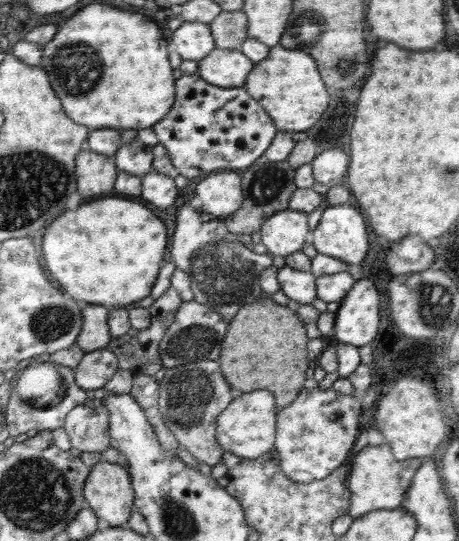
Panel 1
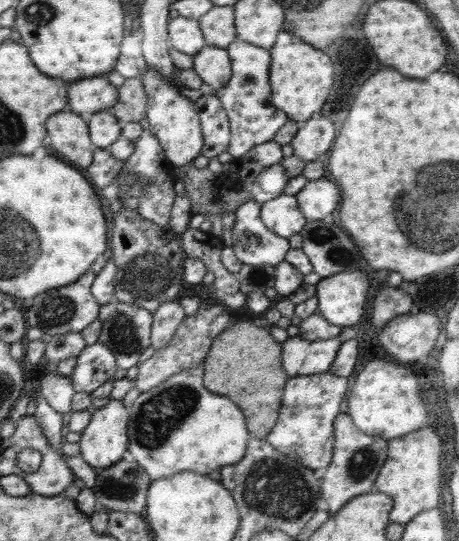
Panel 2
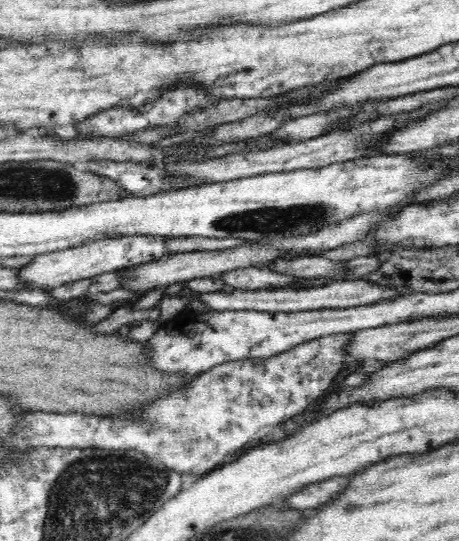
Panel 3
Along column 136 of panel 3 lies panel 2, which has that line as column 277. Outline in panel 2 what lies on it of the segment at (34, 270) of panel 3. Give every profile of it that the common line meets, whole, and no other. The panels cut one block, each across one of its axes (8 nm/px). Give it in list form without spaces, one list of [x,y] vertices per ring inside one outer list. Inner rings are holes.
[[[250,199],[240,203],[231,228],[236,258],[250,266],[276,266],[290,251],[289,240],[274,234],[262,222],[261,203]]]

